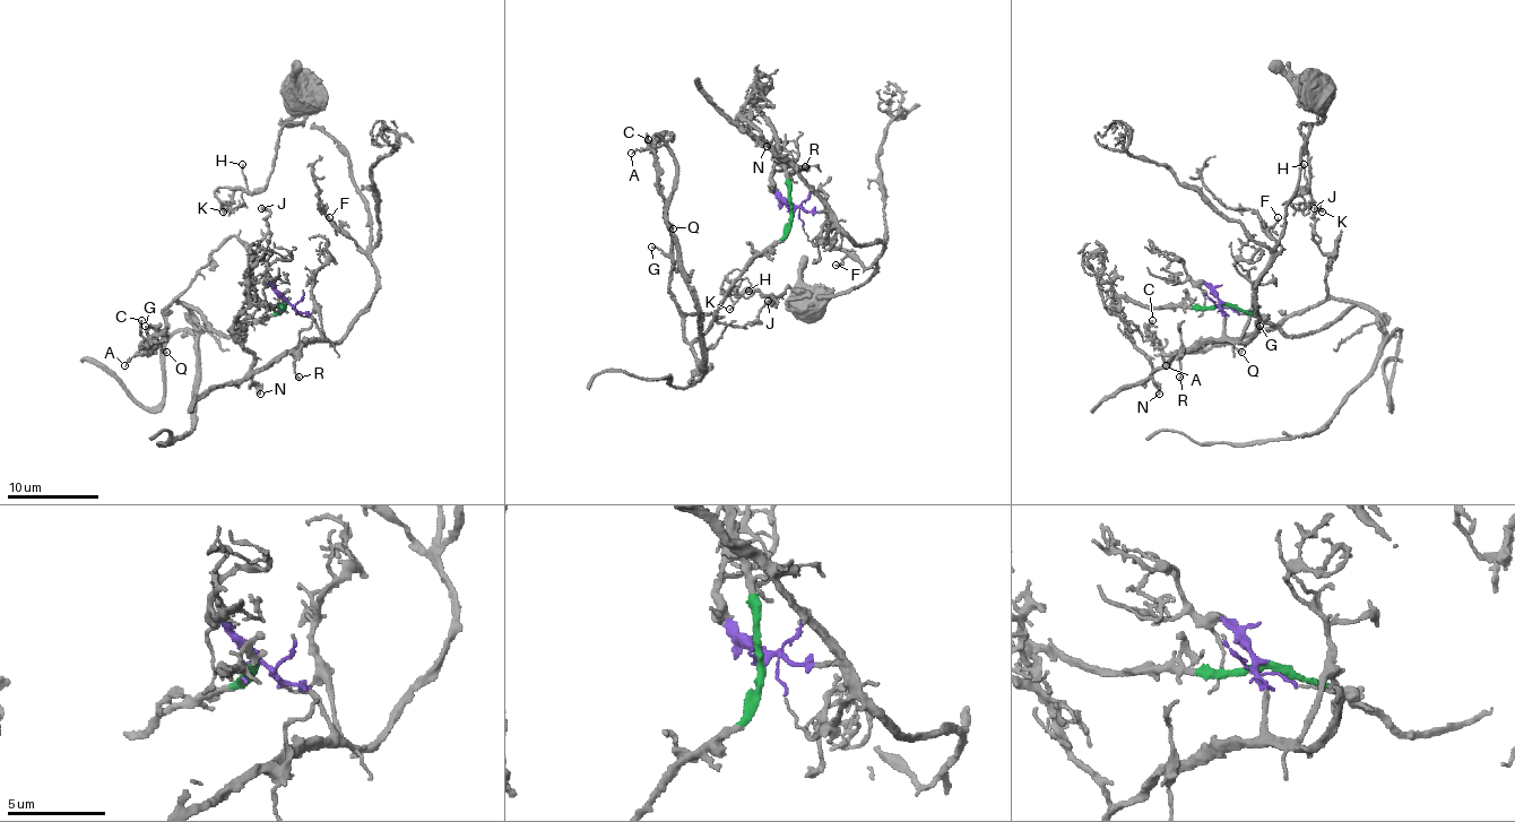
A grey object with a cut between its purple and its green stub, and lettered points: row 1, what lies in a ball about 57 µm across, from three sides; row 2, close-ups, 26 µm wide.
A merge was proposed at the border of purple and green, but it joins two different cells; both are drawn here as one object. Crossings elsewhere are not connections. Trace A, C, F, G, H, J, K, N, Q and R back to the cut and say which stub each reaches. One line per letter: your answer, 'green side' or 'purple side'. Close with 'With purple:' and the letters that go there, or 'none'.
A: green side
C: green side
F: purple side
G: green side
H: purple side
J: green side
K: purple side
N: purple side
Q: green side
R: purple side
With purple: F, H, K, N, R

